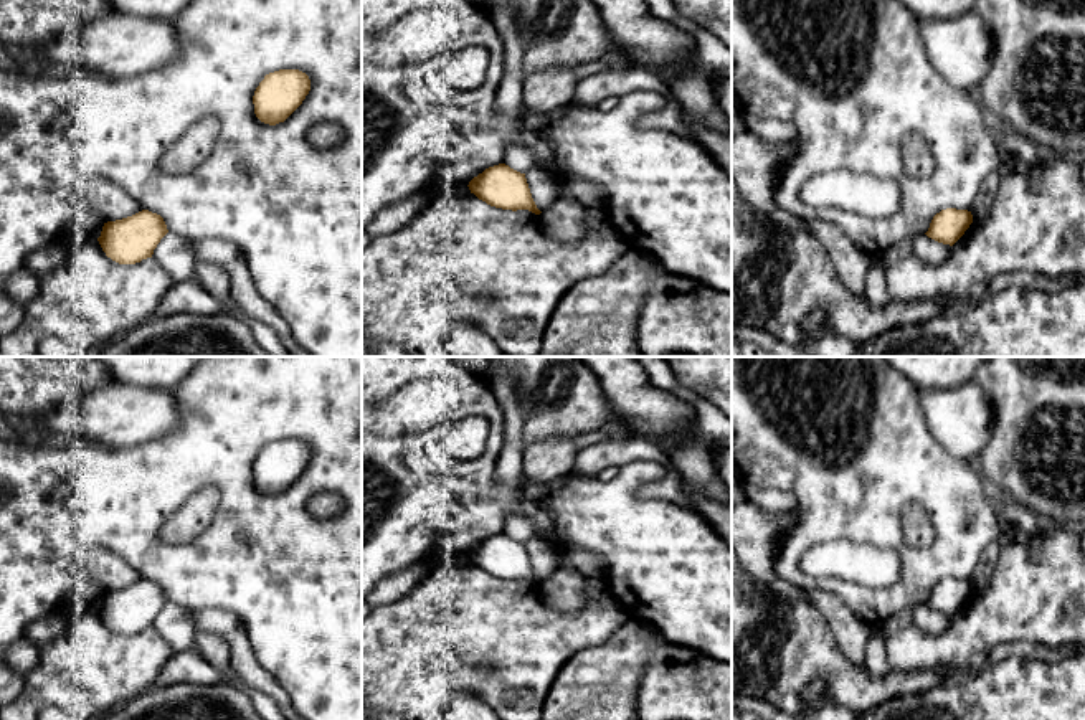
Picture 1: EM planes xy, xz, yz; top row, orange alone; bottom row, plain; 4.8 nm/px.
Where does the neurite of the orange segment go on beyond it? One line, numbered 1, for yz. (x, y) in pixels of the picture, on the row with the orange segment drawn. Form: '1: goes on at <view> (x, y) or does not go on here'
1: does not go on here

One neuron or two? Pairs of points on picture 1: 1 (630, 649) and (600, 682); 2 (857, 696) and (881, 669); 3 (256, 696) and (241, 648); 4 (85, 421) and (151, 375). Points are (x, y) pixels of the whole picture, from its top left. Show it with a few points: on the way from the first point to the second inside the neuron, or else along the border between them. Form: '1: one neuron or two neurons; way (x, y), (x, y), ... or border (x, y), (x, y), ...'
1: one neuron; way (623, 658), (608, 674)
2: two neurons; border (866, 666), (872, 676), (884, 676), (890, 667)
3: two neurons; border (230, 664), (240, 676), (276, 702)
4: two neurons; border (113, 378), (123, 383), (167, 388), (170, 392)

